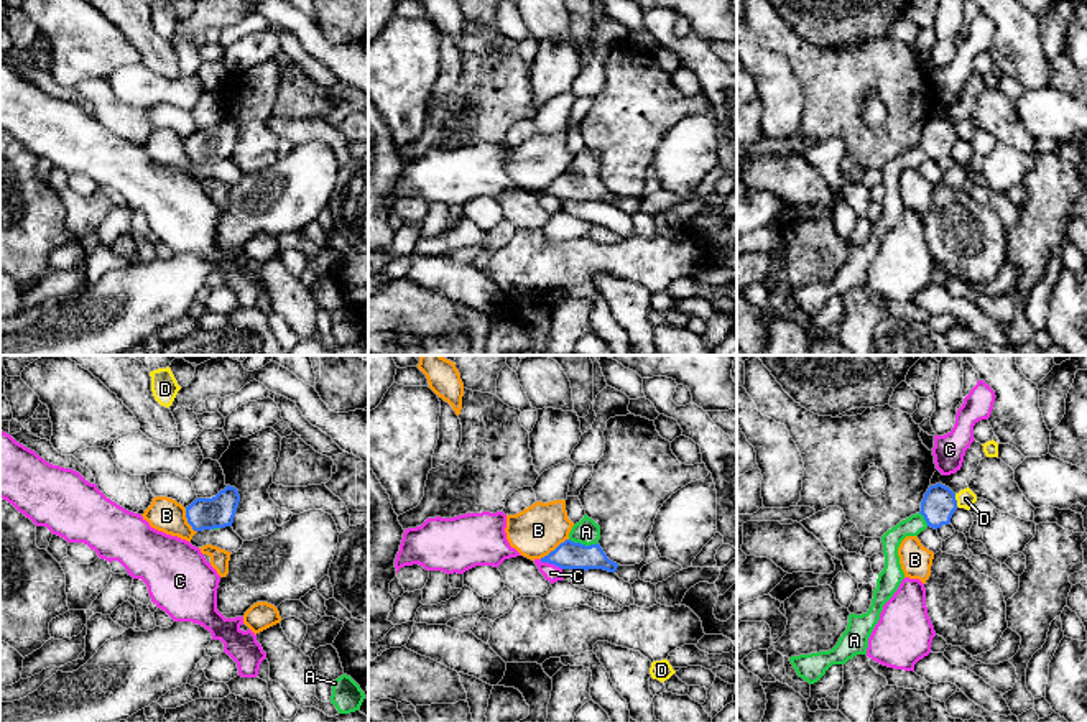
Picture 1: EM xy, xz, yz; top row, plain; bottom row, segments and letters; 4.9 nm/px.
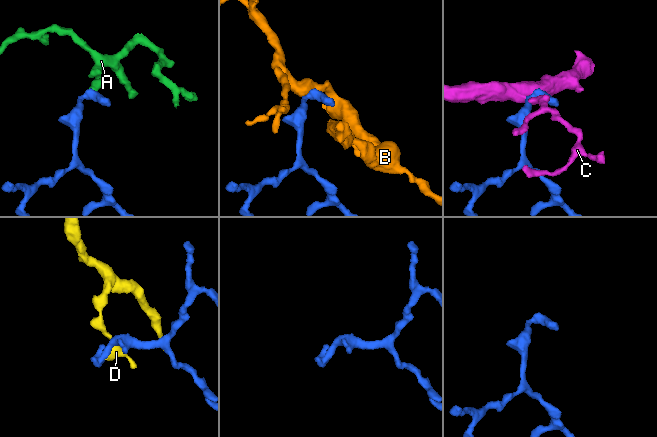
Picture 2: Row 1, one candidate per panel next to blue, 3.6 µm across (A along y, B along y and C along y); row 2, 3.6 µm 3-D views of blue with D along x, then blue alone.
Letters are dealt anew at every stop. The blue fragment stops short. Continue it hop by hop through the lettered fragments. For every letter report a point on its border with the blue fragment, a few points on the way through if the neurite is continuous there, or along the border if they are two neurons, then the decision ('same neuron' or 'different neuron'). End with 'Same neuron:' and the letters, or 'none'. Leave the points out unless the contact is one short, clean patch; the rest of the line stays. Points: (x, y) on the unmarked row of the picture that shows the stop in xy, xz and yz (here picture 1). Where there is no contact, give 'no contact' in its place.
A: meets blue in xz at (584, 176); runs through xz (569, 186), (584, 176), (586, 163); same neuron
B: meets blue in xz at (555, 181); border along xz (568, 170), (540, 189); different neuron
C: meets blue in xz at (551, 194); different neuron
D: meets blue in yz at (956, 132); border along yz (954, 125), (957, 137); different neuron
Same neuron: A

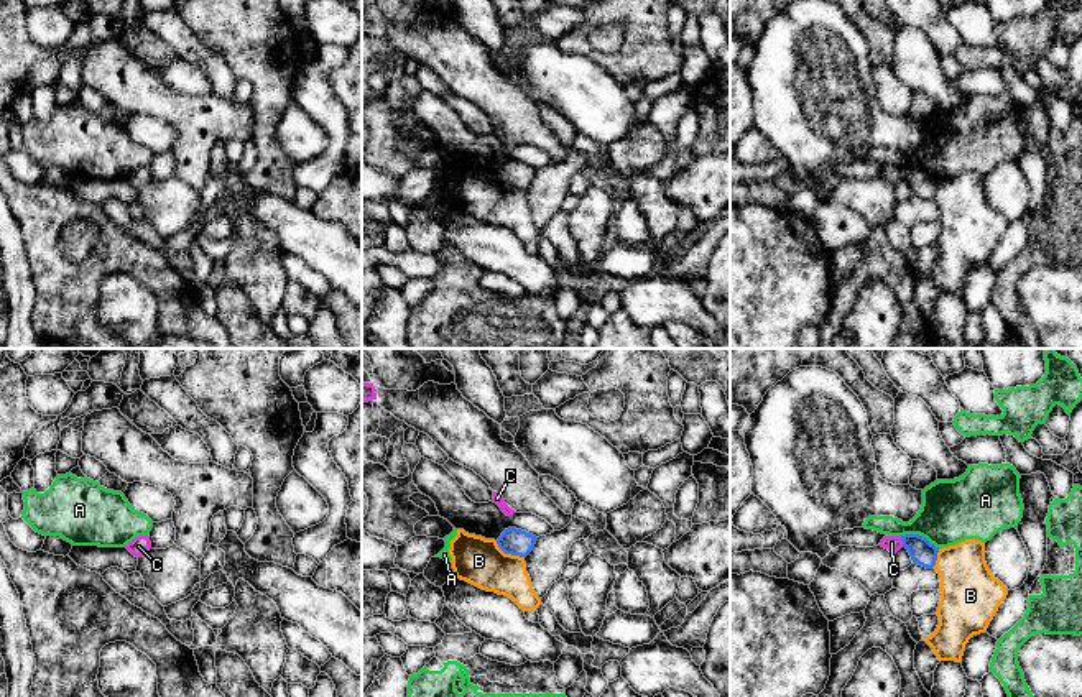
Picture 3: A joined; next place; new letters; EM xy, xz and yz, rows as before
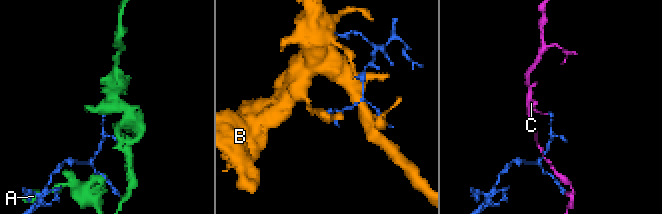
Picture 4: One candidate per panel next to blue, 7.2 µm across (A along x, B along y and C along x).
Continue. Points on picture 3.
A: meets blue in yz at (921, 168); different neuron
B: meets blue in xz at (508, 184); different neuron
C: meets blue in yz at (901, 171); border along yz (900, 168), (903, 178); different neuron
Same neuron: none

